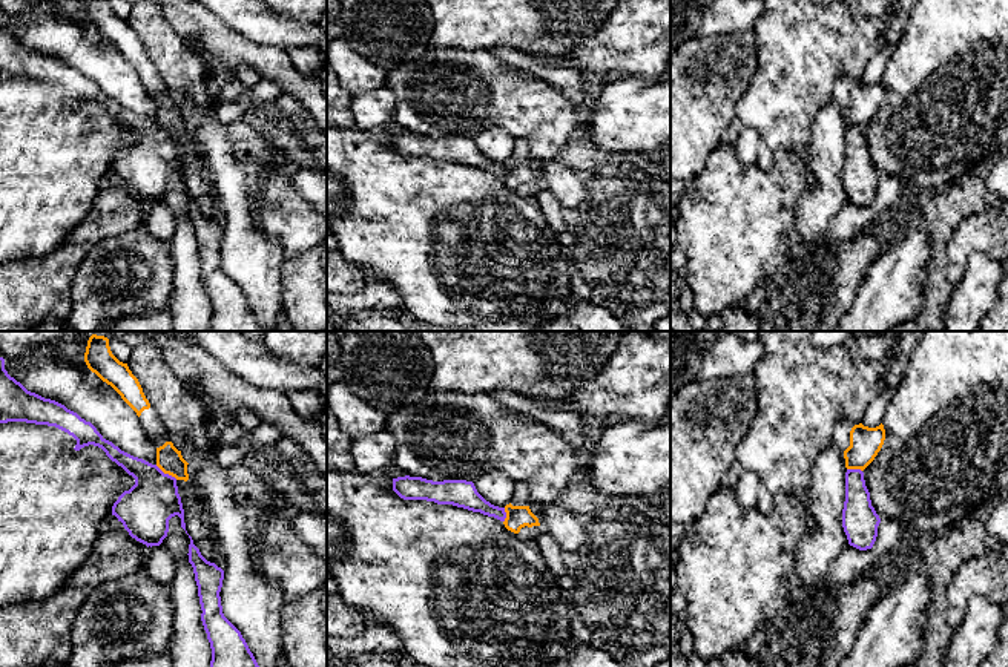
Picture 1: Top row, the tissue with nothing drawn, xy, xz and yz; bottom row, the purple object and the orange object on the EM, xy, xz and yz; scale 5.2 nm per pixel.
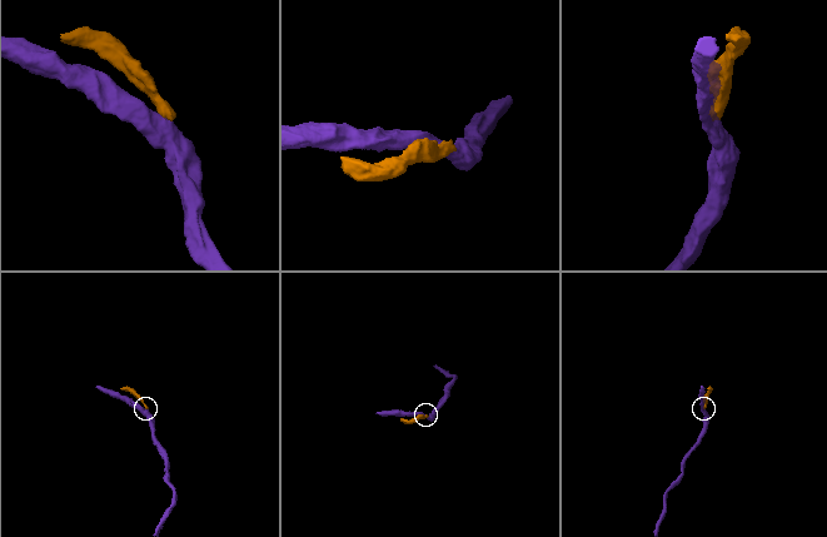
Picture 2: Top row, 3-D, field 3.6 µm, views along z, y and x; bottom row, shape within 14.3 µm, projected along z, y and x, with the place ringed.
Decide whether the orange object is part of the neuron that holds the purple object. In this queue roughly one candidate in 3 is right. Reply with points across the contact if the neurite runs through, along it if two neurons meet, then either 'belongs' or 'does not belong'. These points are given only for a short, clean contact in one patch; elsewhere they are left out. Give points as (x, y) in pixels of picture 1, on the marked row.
border xy (155, 465), (177, 479); does not belong

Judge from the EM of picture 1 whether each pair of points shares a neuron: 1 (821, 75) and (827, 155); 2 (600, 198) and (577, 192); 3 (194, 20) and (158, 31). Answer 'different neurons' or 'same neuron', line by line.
1: different neurons
2: different neurons
3: different neurons

